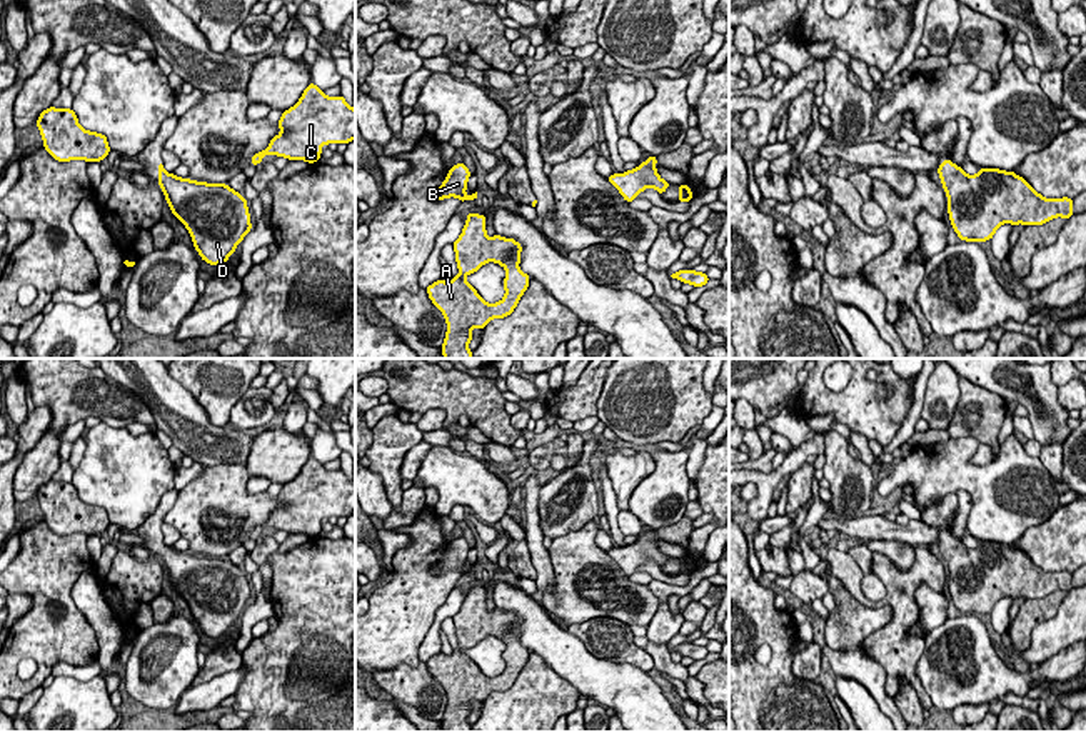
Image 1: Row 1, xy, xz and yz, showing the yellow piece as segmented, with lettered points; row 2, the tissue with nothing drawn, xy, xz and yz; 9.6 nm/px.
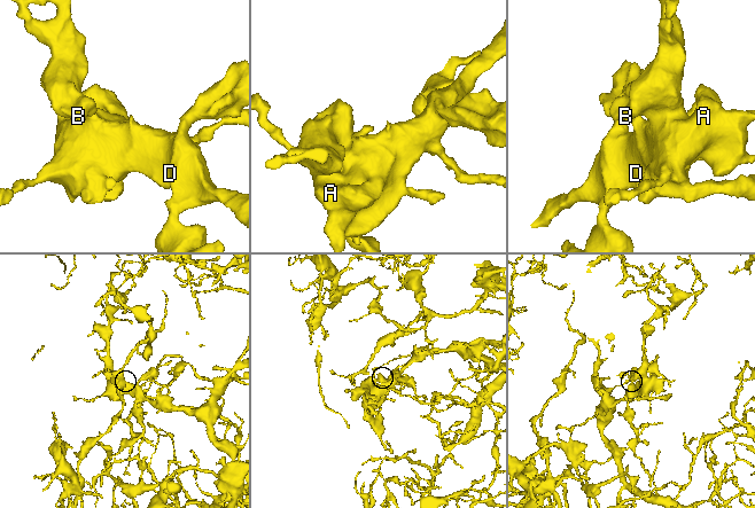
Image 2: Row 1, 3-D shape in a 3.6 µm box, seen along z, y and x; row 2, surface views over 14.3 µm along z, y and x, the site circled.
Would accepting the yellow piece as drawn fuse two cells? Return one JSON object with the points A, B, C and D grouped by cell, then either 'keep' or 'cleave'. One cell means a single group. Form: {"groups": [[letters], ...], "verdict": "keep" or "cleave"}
{"groups": [["A", "B", "C", "D"]], "verdict": "keep"}

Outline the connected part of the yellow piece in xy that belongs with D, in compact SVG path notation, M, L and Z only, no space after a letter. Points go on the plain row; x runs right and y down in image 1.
M158 535L158 560L172 587L189 604L200 632L214 640L227 635L252 604L247 574L227 557L180 552Z

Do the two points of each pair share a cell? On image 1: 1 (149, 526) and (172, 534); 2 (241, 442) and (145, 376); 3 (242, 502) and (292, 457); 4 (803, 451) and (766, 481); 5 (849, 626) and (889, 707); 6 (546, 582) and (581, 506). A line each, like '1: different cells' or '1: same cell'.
1: different cells
2: same cell
3: different cells
4: same cell
5: same cell
6: different cells

